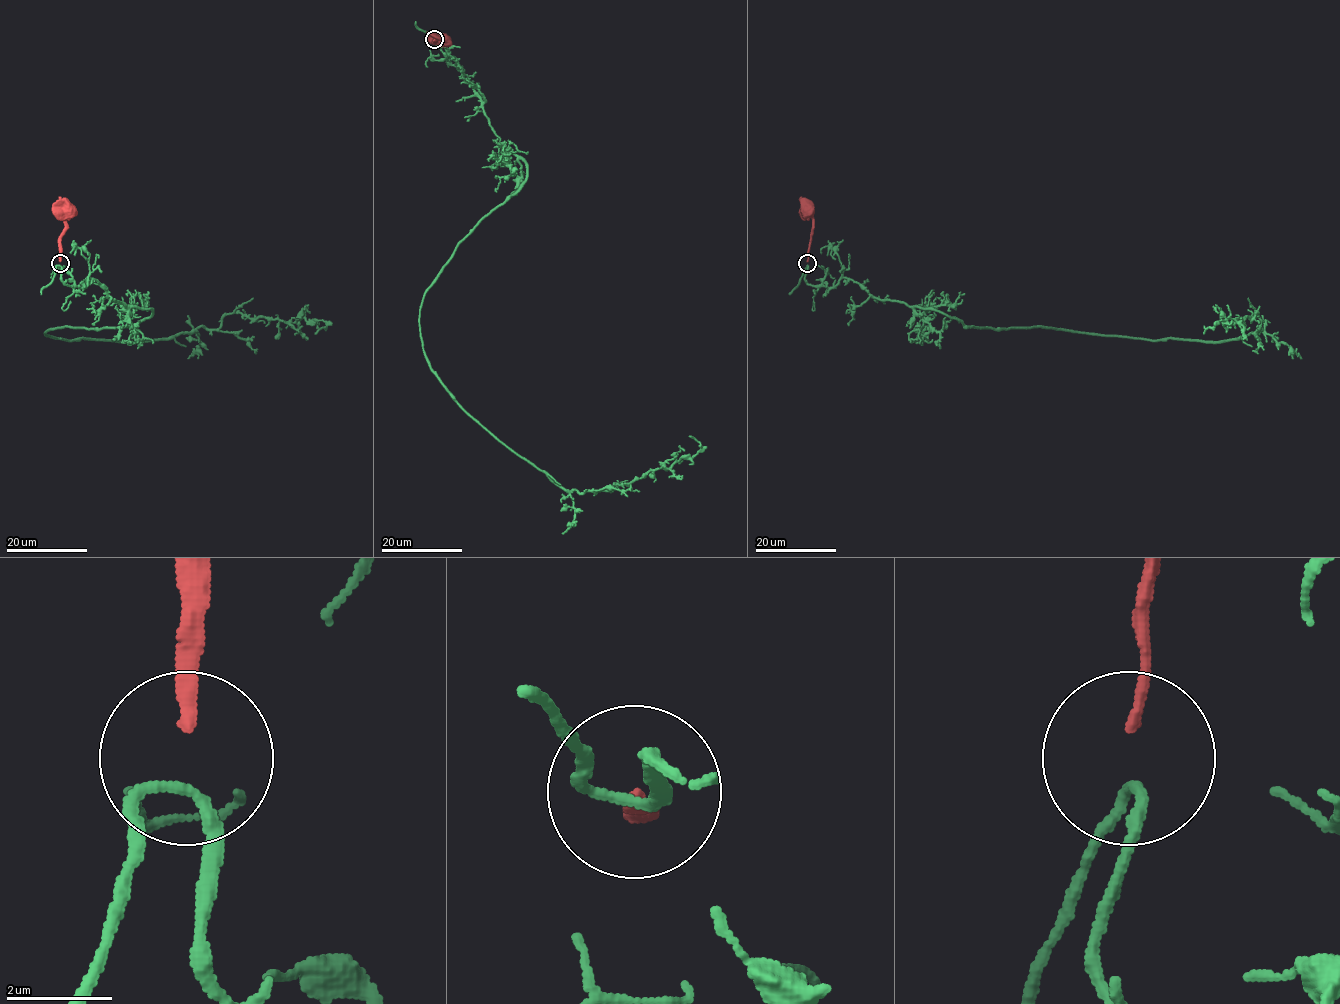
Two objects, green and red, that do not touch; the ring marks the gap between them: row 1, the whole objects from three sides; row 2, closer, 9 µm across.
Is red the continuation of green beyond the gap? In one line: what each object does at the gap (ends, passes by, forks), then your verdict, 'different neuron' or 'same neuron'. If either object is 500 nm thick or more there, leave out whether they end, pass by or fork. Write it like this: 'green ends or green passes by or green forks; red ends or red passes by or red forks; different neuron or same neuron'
green passes by; red ends; different neuron

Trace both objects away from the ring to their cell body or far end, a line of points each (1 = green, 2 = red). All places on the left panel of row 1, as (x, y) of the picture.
1: (59, 265), (65, 284), (90, 277), (152, 313), (55, 338), (168, 340), (240, 312), (322, 320), (314, 334)
2: (60, 261), (60, 235), (68, 211)

